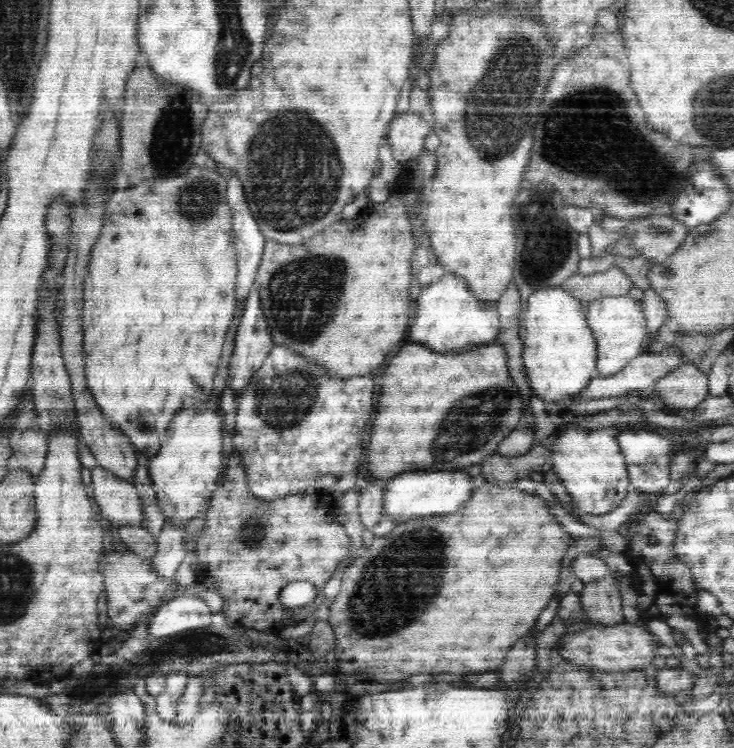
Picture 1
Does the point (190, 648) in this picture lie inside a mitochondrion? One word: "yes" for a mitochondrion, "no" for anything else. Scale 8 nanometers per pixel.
yes

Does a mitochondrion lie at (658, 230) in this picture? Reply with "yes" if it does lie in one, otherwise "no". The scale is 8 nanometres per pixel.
yes

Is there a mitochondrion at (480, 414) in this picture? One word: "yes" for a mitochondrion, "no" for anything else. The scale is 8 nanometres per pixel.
yes

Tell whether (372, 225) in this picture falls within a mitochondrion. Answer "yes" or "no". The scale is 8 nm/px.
no

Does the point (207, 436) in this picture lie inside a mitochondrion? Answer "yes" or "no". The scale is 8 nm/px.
no

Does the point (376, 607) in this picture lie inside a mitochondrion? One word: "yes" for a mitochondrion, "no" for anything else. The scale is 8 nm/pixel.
yes

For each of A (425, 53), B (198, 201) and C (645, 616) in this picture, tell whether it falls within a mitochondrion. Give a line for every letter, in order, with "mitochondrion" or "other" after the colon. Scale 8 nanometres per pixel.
A: other
B: mitochondrion
C: other

